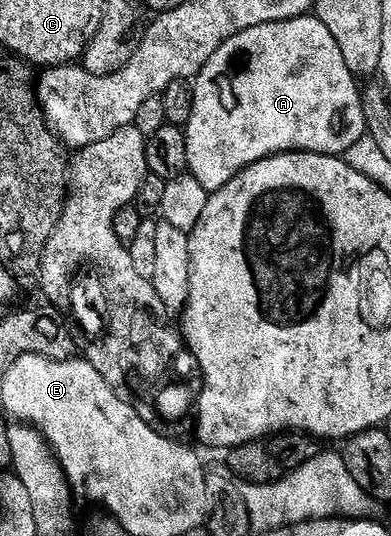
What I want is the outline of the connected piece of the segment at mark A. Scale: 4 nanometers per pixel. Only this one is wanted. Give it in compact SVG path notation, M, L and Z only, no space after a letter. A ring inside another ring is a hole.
M303 16L284 20L283 22L269 22L260 24L256 28L248 28L232 40L228 40L218 51L210 57L208 64L204 64L202 71L193 79L194 103L192 104L192 116L188 124L184 127L187 144L187 164L189 173L194 175L196 180L200 180L202 187L213 192L224 188L241 172L246 166L251 166L254 162L259 162L265 158L270 158L274 154L289 154L291 152L305 152L308 154L333 154L335 156L345 155L356 140L367 137L366 125L364 124L364 108L362 107L362 91L359 79L344 64L344 56L340 53L340 47L336 45L336 39L332 32L324 28L324 24L317 16Z

